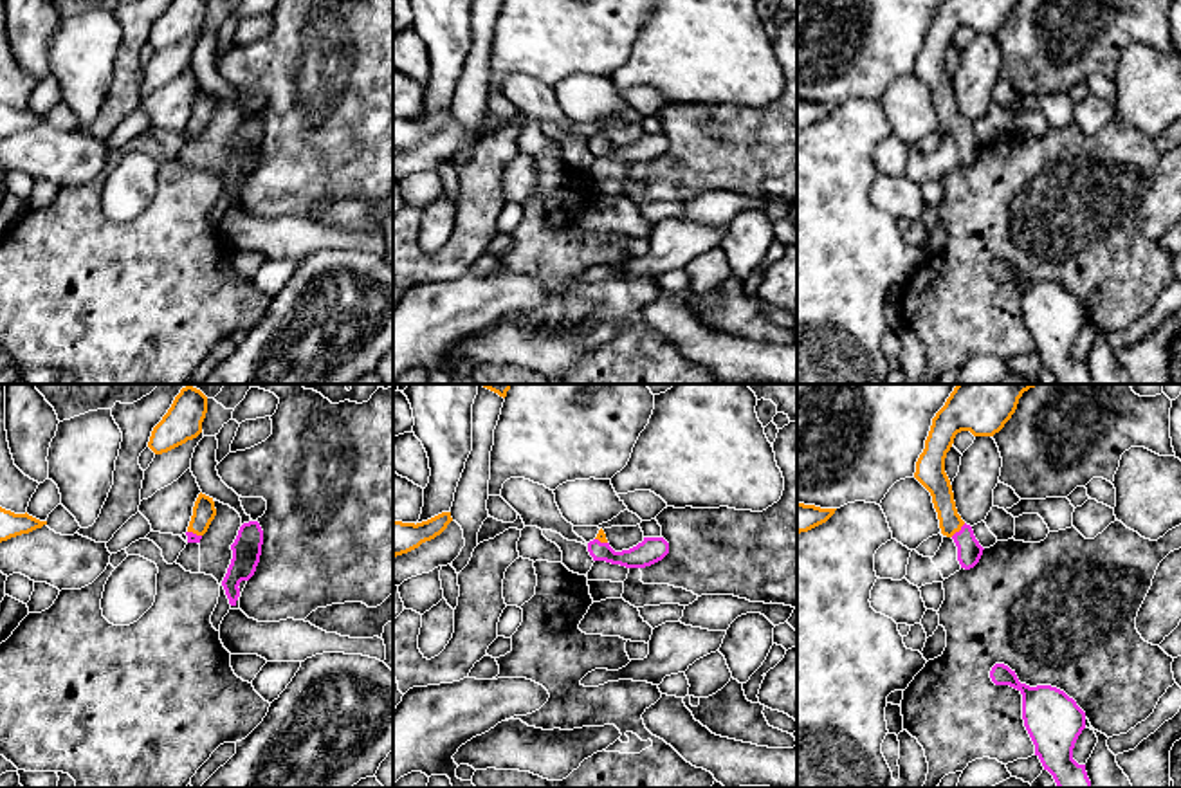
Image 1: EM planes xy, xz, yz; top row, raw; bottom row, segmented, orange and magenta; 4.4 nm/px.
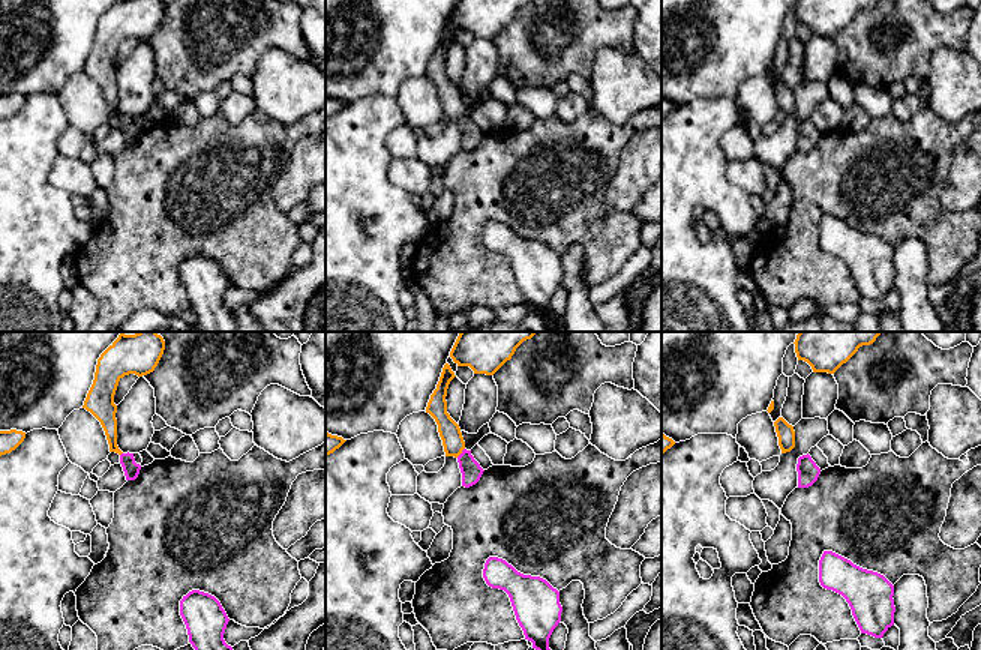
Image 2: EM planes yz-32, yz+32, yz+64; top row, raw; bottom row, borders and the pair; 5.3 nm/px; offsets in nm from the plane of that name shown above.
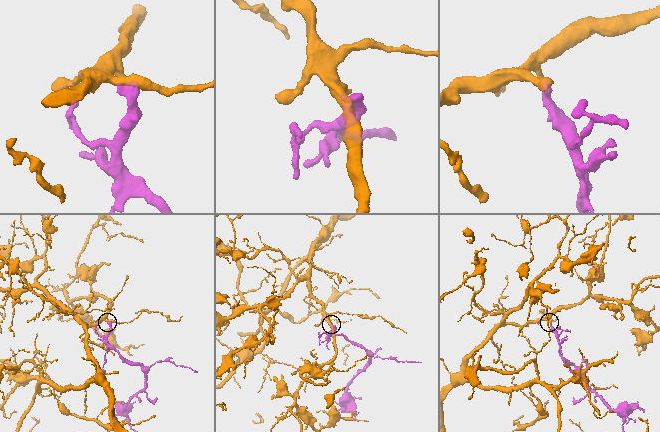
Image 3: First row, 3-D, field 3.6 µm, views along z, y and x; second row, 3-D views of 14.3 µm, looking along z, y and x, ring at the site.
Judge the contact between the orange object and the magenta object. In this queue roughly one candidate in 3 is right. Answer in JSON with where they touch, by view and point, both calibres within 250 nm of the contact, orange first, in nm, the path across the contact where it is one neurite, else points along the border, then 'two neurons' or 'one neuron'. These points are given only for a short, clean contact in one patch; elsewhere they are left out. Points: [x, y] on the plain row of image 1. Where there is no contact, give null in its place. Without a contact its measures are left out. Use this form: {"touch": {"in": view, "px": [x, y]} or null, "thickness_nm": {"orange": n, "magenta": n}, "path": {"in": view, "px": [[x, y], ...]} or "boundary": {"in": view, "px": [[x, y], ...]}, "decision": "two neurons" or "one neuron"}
{"touch": {"in": "yz", "px": [958, 127]}, "thickness_nm": {"orange": 110, "magenta": 110}, "path": {"in": "yz", "px": [[934, 76], [947, 112], [958, 127], [969, 146]]}, "decision": "one neuron"}

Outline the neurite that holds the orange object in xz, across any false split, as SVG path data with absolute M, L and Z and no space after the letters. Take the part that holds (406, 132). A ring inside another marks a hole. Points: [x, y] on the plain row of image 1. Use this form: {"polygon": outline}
{"polygon": "M442 108L422 119L393 117L393 153L418 144L422 139L440 132L453 117L451 108Z"}

